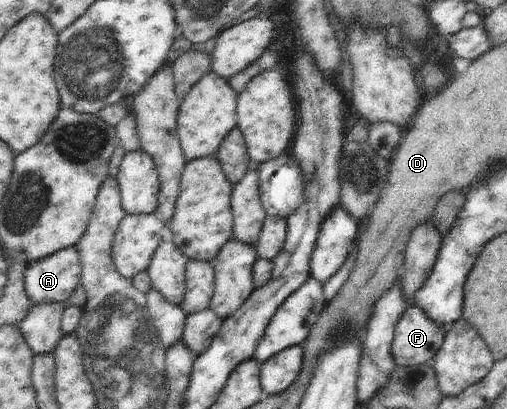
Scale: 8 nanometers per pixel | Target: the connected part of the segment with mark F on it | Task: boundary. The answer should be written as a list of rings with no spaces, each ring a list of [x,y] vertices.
[[[408,305],[397,322],[391,345],[396,366],[417,367],[439,351],[450,325],[438,325],[419,306]]]

